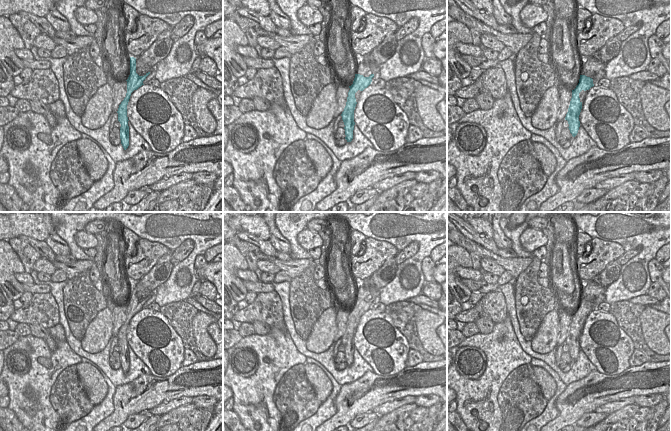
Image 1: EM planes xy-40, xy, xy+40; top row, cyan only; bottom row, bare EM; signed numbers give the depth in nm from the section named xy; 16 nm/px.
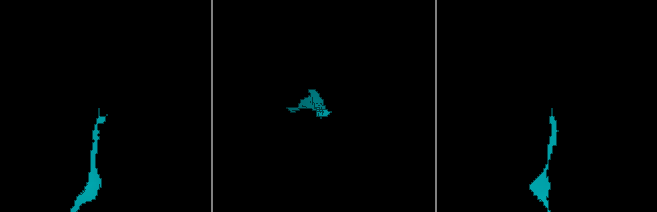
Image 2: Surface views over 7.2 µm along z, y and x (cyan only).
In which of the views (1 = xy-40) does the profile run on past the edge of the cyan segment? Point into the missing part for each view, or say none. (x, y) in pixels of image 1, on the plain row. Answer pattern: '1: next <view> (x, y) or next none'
1: next none

